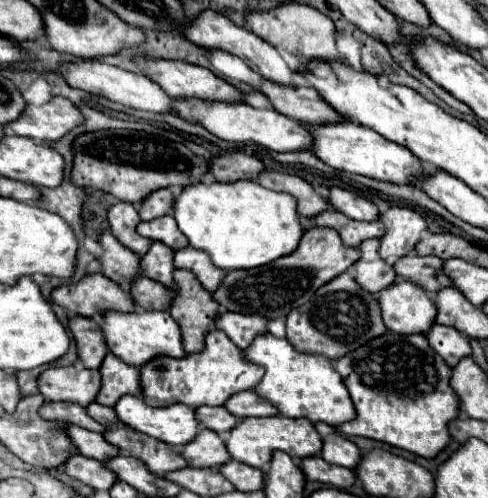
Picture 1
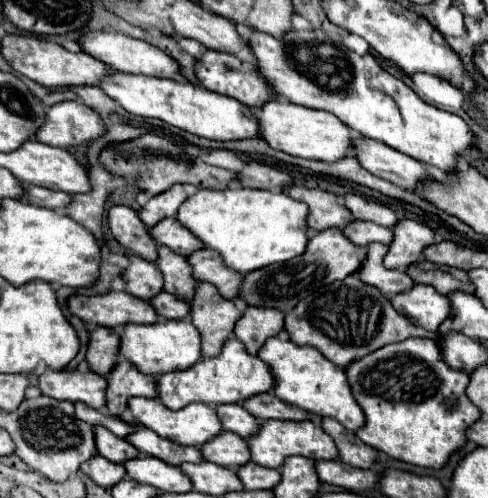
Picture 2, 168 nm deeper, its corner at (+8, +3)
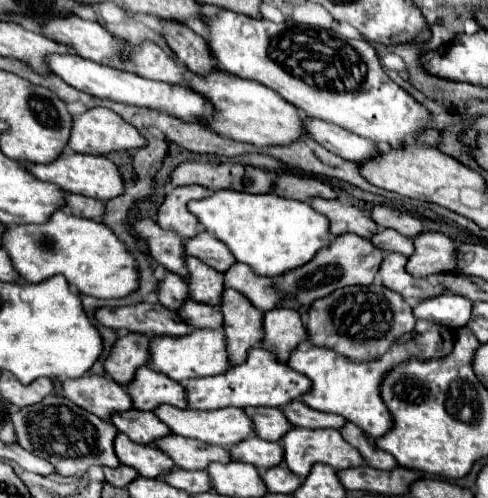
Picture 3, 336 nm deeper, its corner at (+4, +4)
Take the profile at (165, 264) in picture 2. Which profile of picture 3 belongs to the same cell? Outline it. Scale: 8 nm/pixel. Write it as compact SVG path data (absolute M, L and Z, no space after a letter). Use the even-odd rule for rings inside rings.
M192 256L184 258L184 264L188 268L188 294L192 300L218 306L220 304L220 292L224 290L222 284L222 274L216 272L214 268L206 266L202 260L196 260Z

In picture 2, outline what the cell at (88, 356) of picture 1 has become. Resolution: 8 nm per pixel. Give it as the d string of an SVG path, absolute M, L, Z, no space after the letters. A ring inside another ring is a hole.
M100 327L90 333L86 361L94 373L106 377L112 365L116 365L118 361L118 351L120 351L120 331Z

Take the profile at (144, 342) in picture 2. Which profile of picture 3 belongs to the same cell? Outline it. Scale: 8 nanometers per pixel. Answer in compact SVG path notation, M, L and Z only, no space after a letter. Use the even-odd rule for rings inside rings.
M194 328L186 336L152 336L148 348L148 366L156 372L170 376L176 382L186 382L190 378L214 376L228 370L228 358L224 356L224 334L220 330L198 330Z

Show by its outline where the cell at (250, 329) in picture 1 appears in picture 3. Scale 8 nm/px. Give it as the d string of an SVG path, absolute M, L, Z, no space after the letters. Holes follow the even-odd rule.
M274 308L270 312L264 312L262 332L262 348L272 352L282 364L286 364L288 354L302 340L306 340L306 328L300 314L288 308Z

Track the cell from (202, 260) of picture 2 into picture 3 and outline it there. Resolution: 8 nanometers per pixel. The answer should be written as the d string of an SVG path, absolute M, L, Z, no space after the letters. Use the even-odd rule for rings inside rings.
M234 262L226 272L224 272L224 286L234 288L240 294L244 294L256 308L262 312L272 310L278 302L280 296L272 288L272 278L266 276L256 276L246 264Z

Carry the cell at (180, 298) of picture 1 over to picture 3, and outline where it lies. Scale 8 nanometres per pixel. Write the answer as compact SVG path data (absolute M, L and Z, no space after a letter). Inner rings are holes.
M224 290L222 302L218 306L222 312L226 352L232 364L242 364L246 352L252 346L258 346L262 340L262 312L252 306L240 292Z

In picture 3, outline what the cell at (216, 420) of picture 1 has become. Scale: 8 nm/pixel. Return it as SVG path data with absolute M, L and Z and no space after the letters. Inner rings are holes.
M244 408L244 412L252 420L256 436L262 436L268 442L280 440L280 436L292 426L280 408Z

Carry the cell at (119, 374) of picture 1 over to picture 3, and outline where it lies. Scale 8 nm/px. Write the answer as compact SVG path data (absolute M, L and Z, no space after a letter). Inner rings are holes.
M140 366L136 370L136 376L126 386L126 390L132 398L134 410L154 410L160 404L186 408L184 386L148 366Z

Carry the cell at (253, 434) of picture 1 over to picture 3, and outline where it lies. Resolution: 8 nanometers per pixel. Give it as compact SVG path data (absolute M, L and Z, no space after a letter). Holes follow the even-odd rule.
M290 428L282 438L280 444L284 448L284 462L286 466L298 474L298 476L308 476L308 468L312 468L312 464L316 462L324 462L328 466L332 466L334 470L344 470L344 468L352 468L352 466L360 466L364 460L360 460L360 452L356 452L356 448L352 448L338 430L328 430L328 428Z

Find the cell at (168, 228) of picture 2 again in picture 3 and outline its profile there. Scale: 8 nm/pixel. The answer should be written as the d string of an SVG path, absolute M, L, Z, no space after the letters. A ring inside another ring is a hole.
M200 230L192 238L184 238L184 252L188 256L202 260L204 264L212 266L218 272L228 270L236 260L232 256L232 252L220 240L216 240L212 234L208 234L206 230Z

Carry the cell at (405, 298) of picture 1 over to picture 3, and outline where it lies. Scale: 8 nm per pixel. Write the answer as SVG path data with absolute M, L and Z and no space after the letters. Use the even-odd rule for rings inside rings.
M450 292L422 300L418 306L412 308L416 318L424 318L440 326L448 326L448 328L466 326L470 318L470 310L472 310L472 302L468 298L450 294Z

